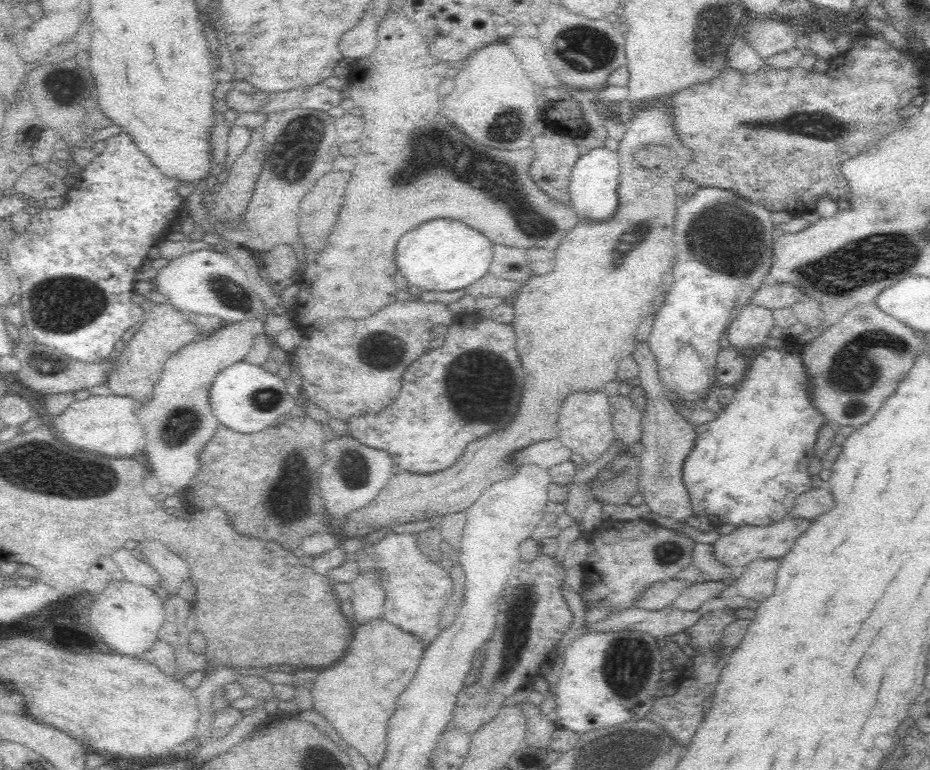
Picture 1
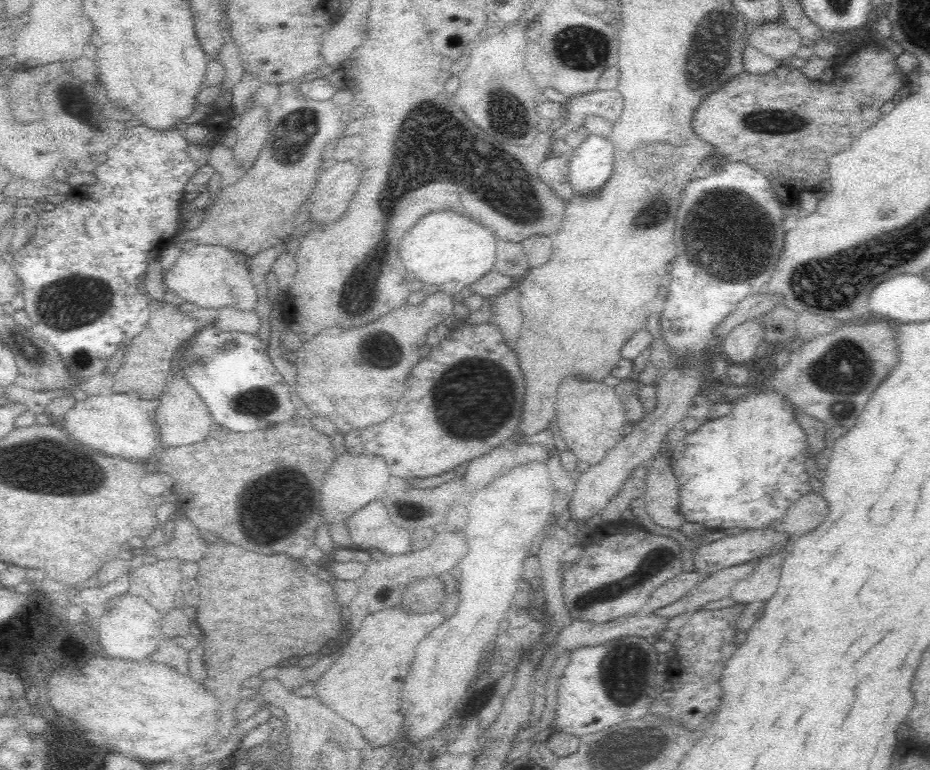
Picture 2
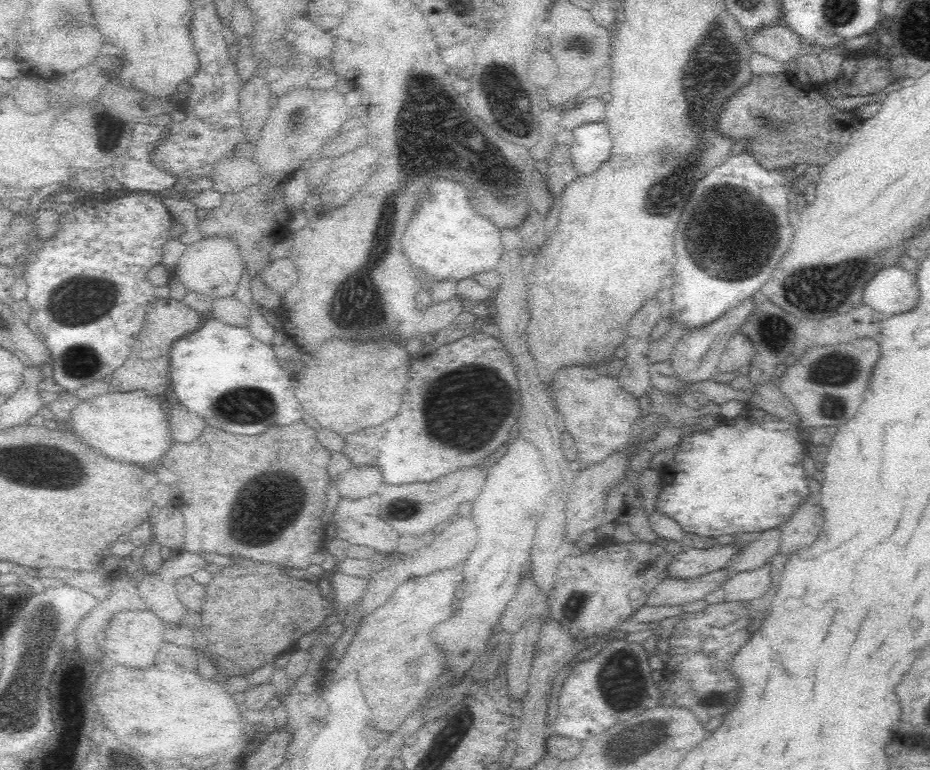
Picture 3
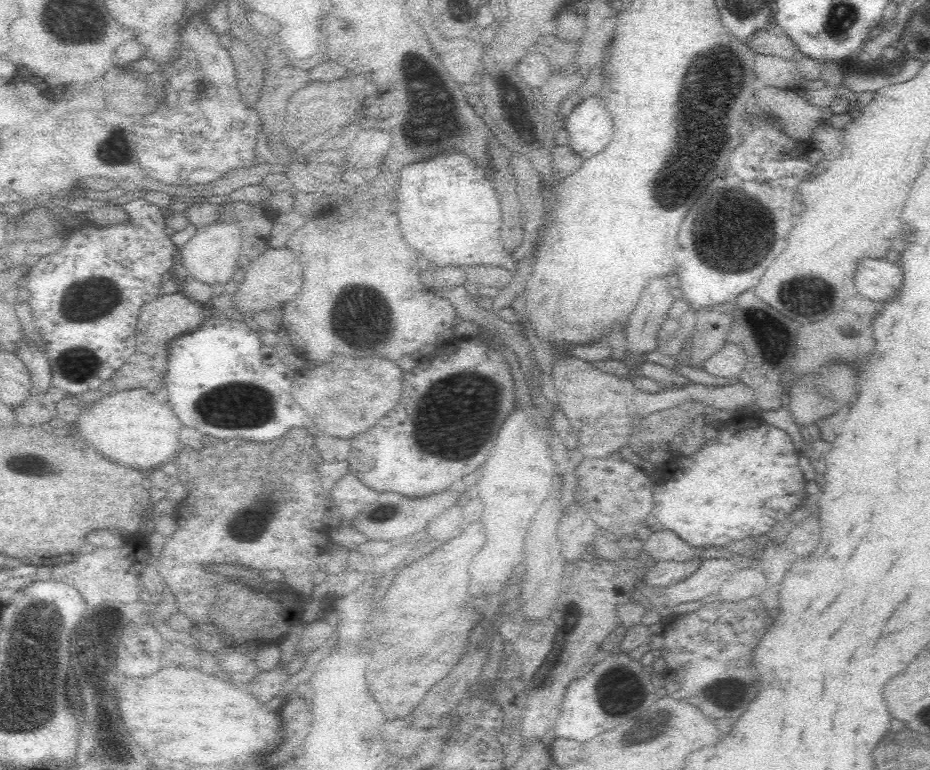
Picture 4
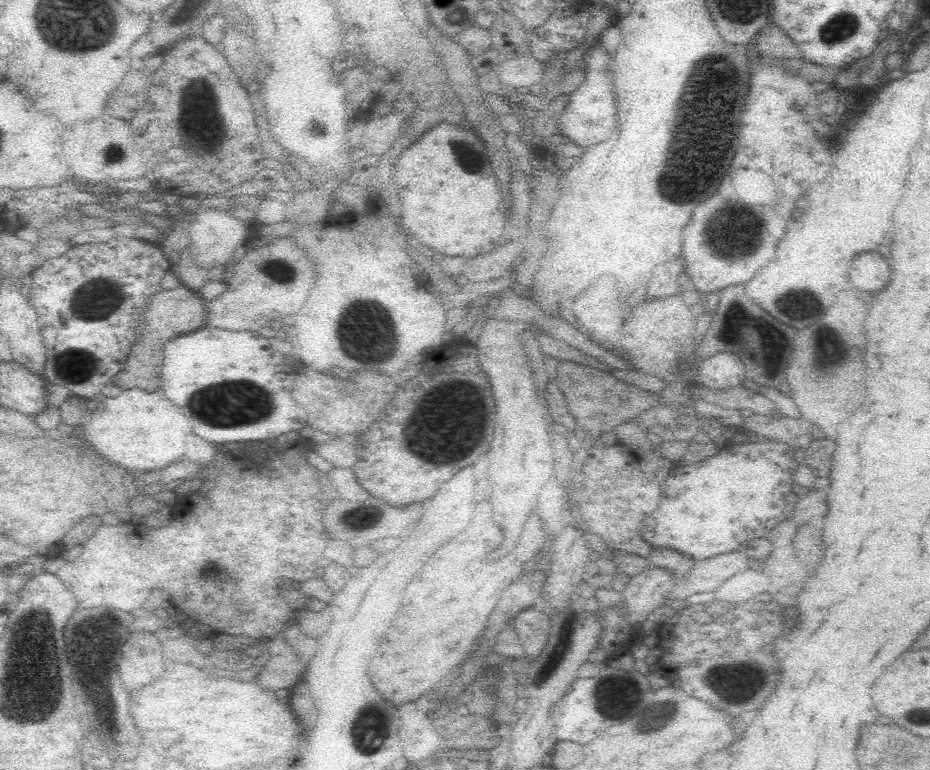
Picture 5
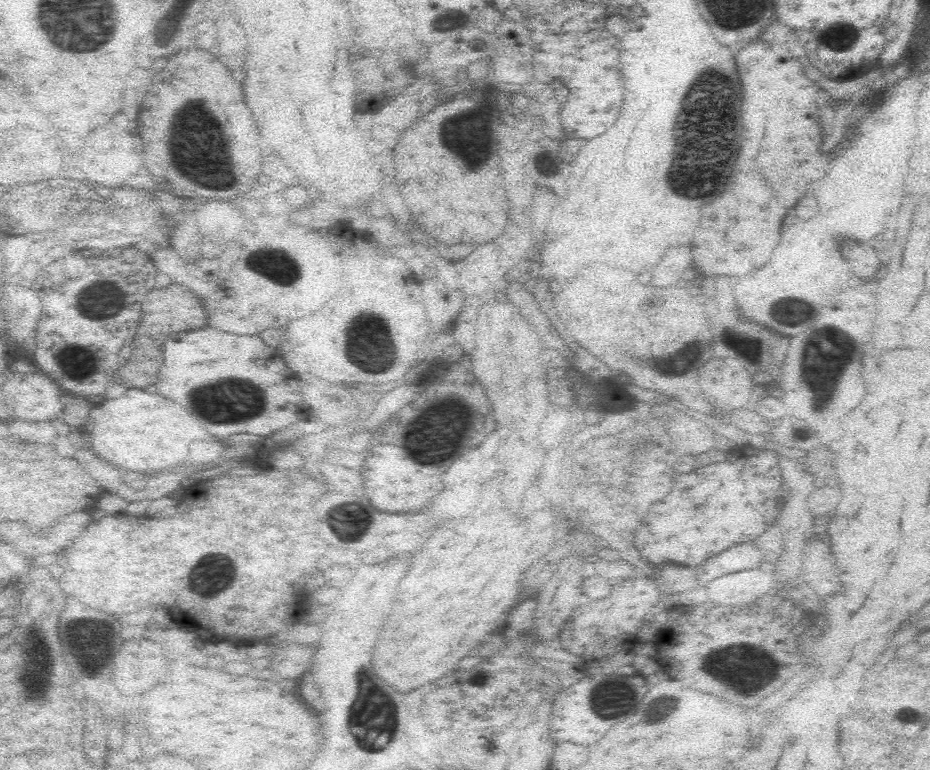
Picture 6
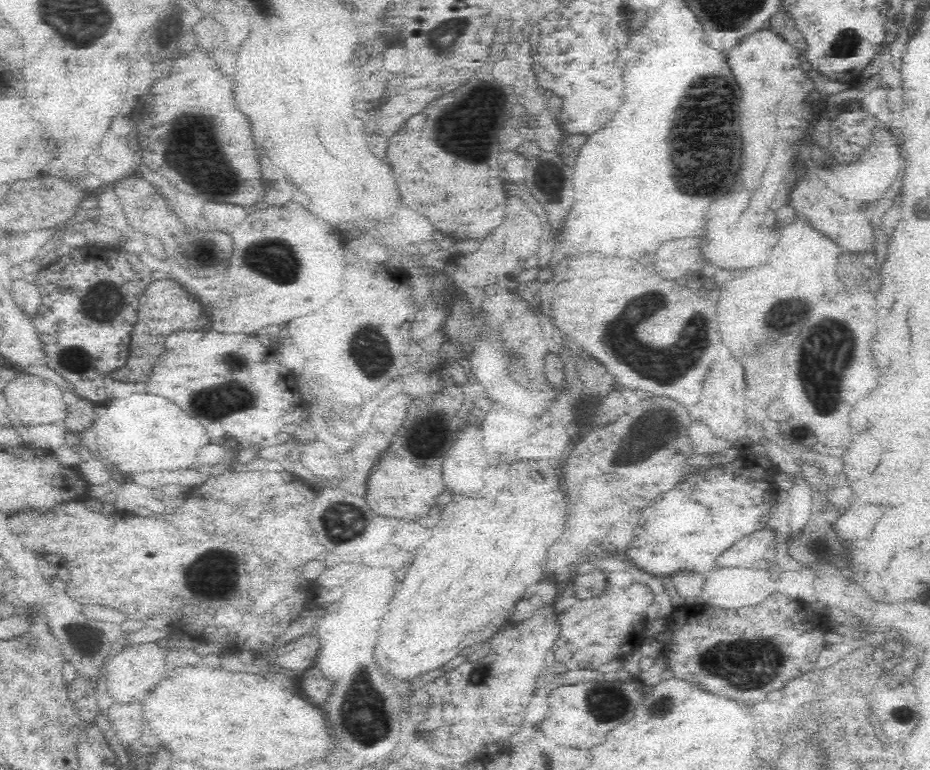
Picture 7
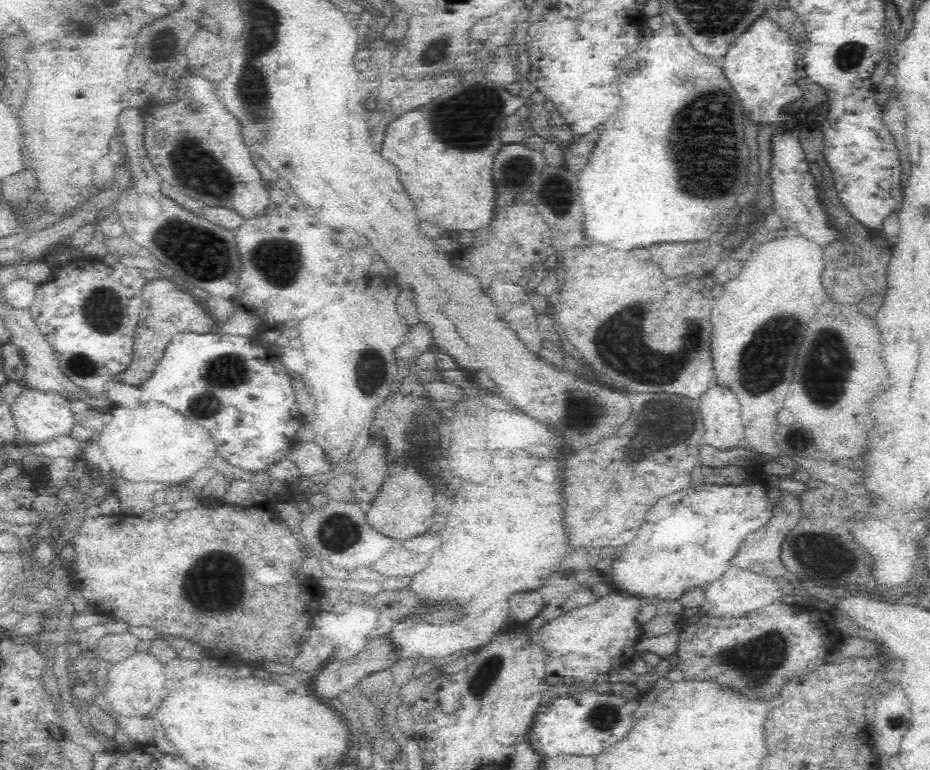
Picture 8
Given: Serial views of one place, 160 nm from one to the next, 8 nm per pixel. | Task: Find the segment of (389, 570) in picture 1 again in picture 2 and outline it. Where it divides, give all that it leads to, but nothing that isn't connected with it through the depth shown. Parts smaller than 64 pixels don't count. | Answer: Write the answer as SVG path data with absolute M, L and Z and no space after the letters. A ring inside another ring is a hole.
M380 500L360 507L344 520L344 525L358 550L378 548L384 554L410 552L410 532L390 522ZM424 578L420 582L412 582L402 596L402 602L414 610L434 610L440 608L444 600L444 584L438 578Z

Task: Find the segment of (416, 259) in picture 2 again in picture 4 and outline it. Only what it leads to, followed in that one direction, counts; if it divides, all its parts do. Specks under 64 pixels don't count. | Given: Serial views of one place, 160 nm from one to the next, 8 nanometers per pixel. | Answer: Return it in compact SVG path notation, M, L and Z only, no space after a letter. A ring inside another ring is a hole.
M444 152L430 160L408 164L400 172L398 180L398 216L400 230L404 240L418 252L426 256L426 260L442 266L474 266L474 264L492 264L502 266L506 262L504 246L500 244L500 204L498 196L492 188L492 182L482 166L474 160L466 158L462 152Z

